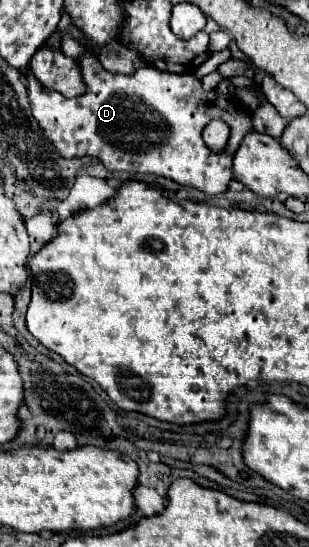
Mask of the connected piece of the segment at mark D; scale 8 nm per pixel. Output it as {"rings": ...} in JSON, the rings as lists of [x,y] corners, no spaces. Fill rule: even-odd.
{"rings":[[[85,53],[79,59],[83,79],[87,83],[87,93],[75,99],[67,99],[57,91],[51,91],[43,87],[31,71],[27,71],[27,91],[29,91],[29,103],[33,109],[33,117],[39,121],[43,133],[51,139],[51,143],[57,147],[59,155],[65,159],[73,157],[97,157],[107,171],[119,173],[151,173],[159,177],[167,177],[179,185],[195,187],[207,195],[219,195],[229,189],[229,183],[233,177],[233,153],[237,145],[243,141],[243,135],[247,131],[253,131],[251,125],[251,113],[239,107],[239,103],[231,97],[221,95],[219,91],[205,91],[201,87],[201,81],[191,73],[165,73],[155,67],[141,67],[131,75],[119,75],[109,73],[101,67],[97,57],[93,53]],[[211,119],[223,119],[231,127],[231,139],[229,147],[223,153],[213,153],[201,139],[203,127]]]}

